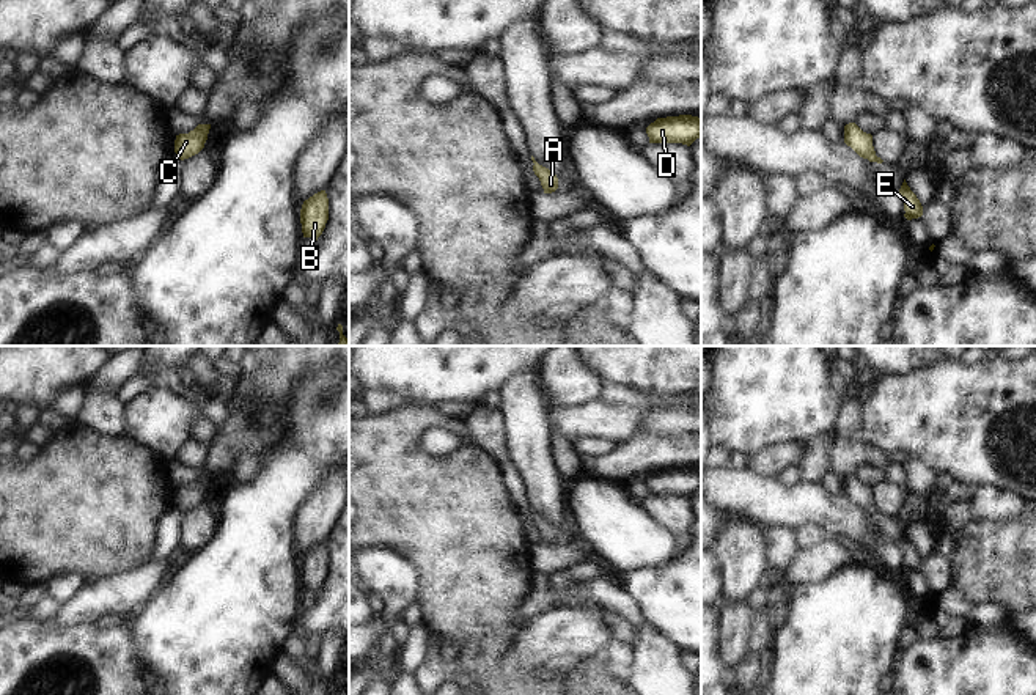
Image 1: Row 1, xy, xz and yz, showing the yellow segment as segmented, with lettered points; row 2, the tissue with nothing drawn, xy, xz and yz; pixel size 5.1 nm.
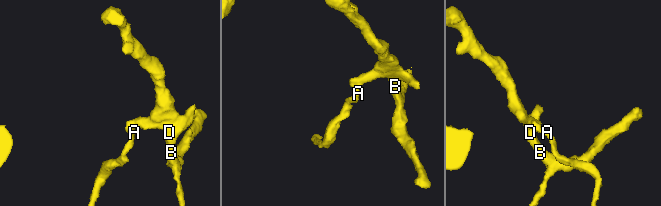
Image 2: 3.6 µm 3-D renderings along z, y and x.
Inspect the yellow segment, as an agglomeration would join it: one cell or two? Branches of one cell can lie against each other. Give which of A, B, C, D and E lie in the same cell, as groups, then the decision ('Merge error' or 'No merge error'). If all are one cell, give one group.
Groups: A B C D E. No merge error.

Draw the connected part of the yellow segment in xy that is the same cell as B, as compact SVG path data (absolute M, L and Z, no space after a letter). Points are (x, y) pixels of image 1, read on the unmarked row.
M321 542L303 553L300 561L300 575L303 590L318 593L329 572L329 550L325 542Z

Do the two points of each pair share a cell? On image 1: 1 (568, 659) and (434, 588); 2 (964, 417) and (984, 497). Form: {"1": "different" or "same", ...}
{"1": "different", "2": "different"}

